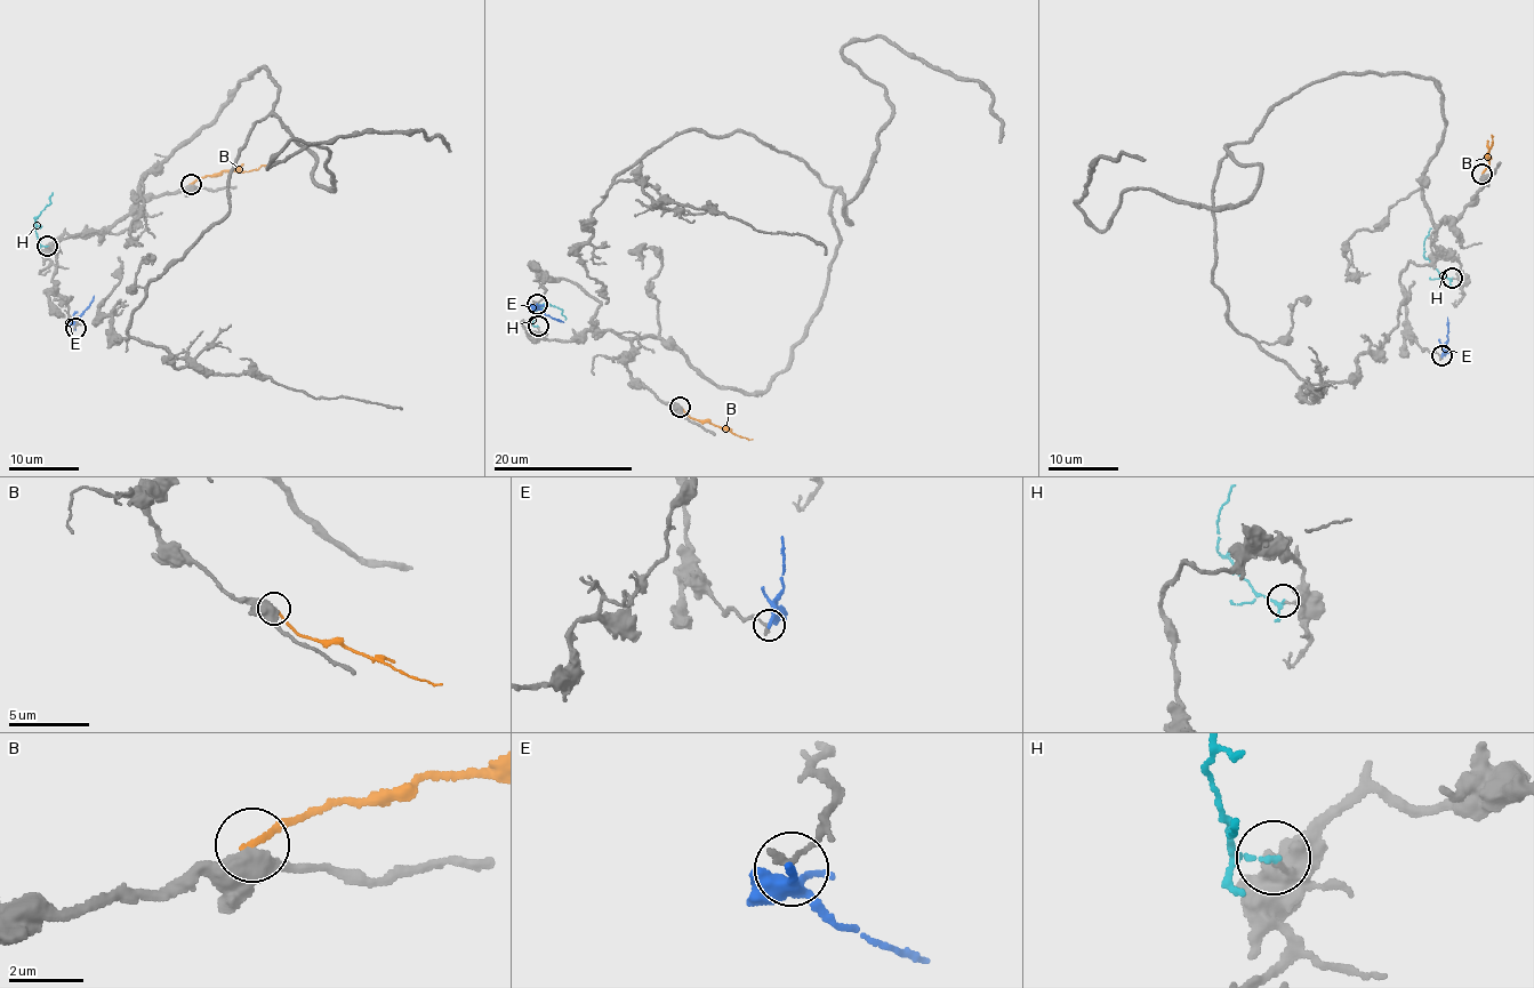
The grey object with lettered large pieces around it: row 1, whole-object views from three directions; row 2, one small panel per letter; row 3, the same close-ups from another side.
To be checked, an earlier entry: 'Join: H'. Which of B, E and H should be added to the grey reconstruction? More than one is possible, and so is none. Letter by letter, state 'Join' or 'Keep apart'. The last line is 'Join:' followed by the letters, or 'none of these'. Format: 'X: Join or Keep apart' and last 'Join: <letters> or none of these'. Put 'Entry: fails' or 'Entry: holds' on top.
Entry: fails
B: Keep apart
E: Keep apart
H: Keep apart
Join: none of these

